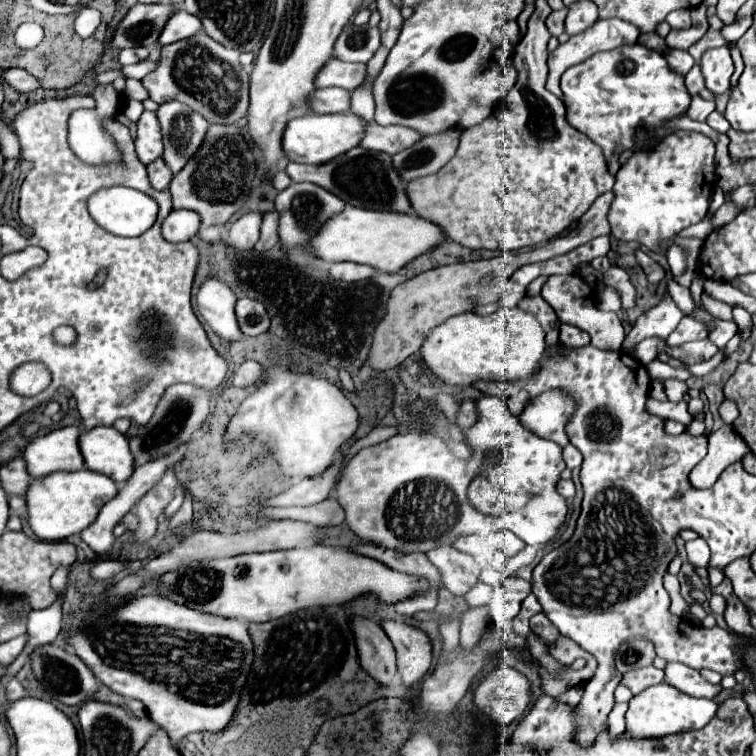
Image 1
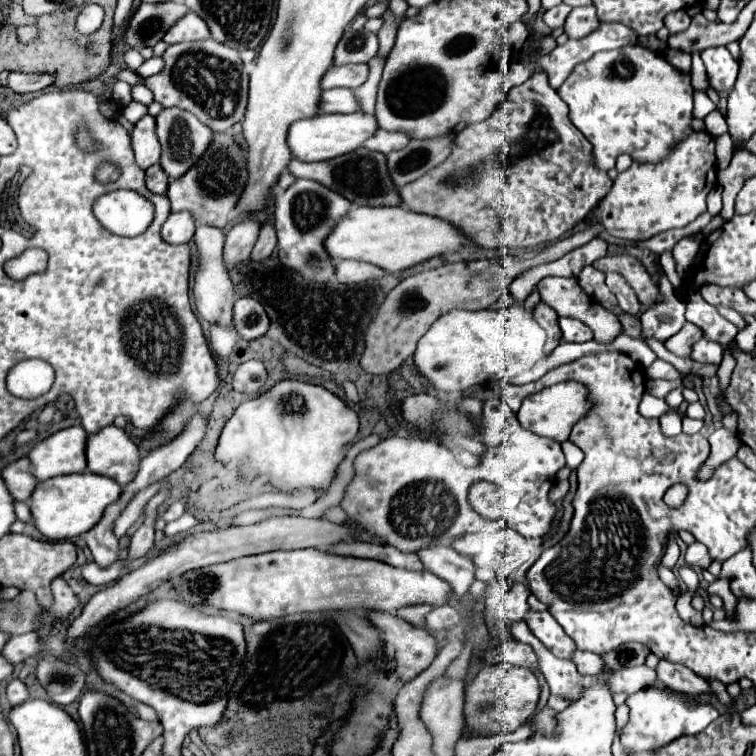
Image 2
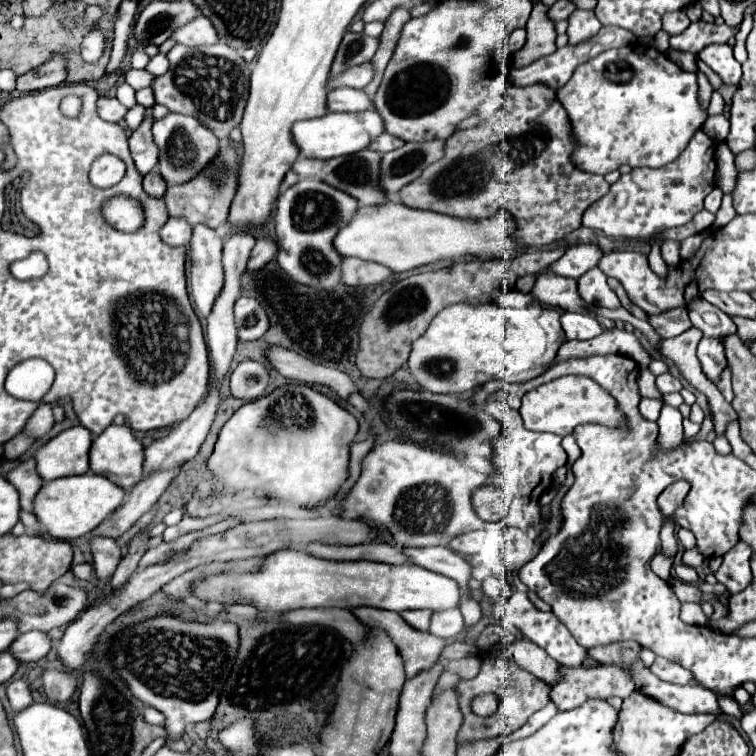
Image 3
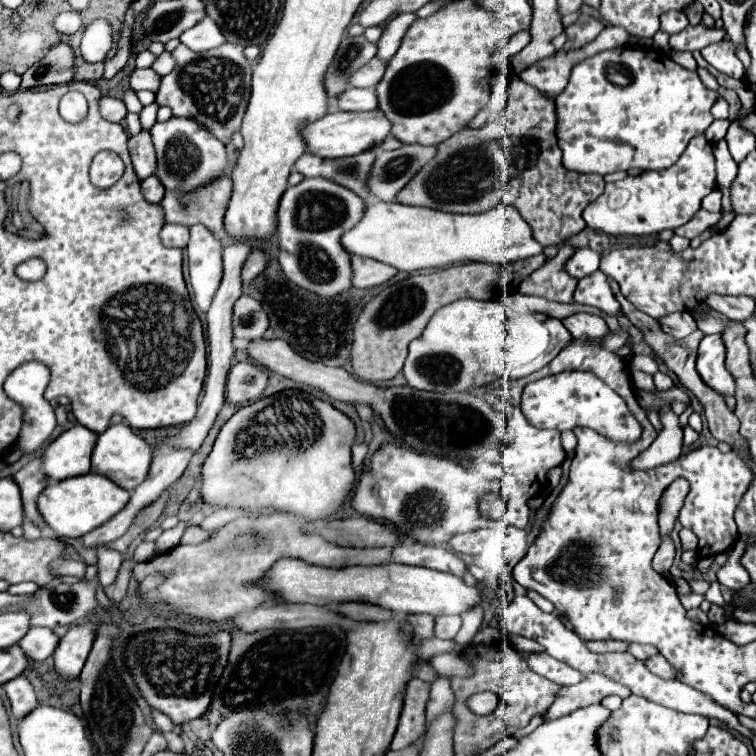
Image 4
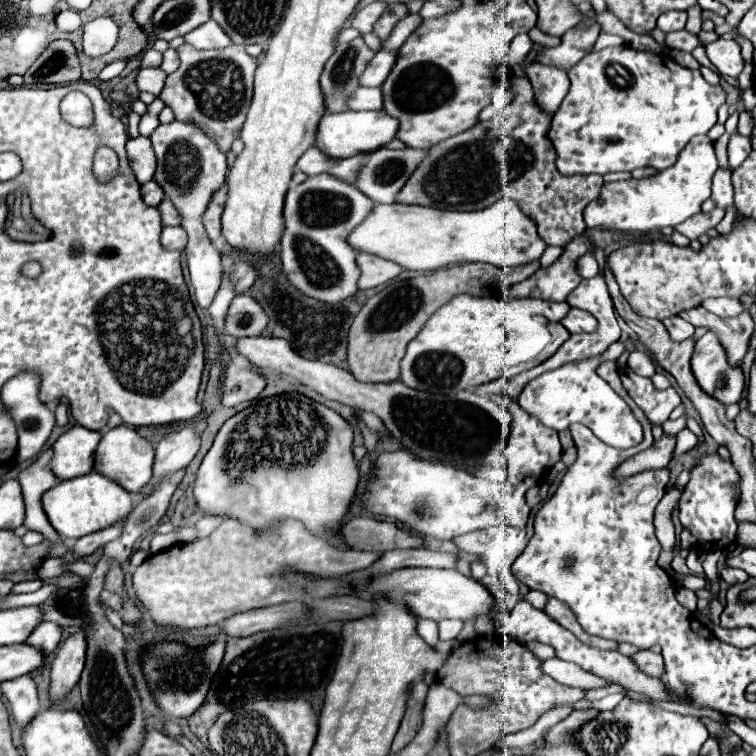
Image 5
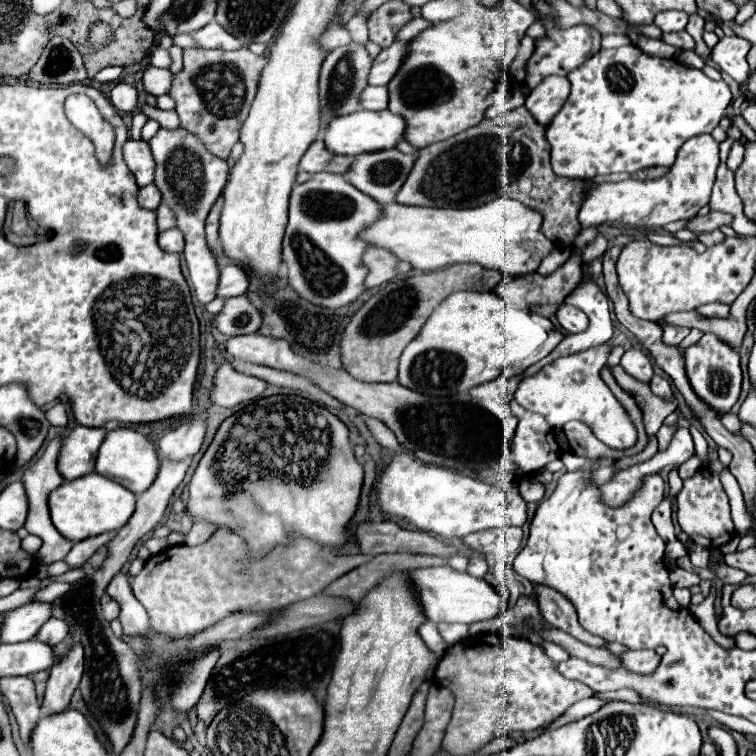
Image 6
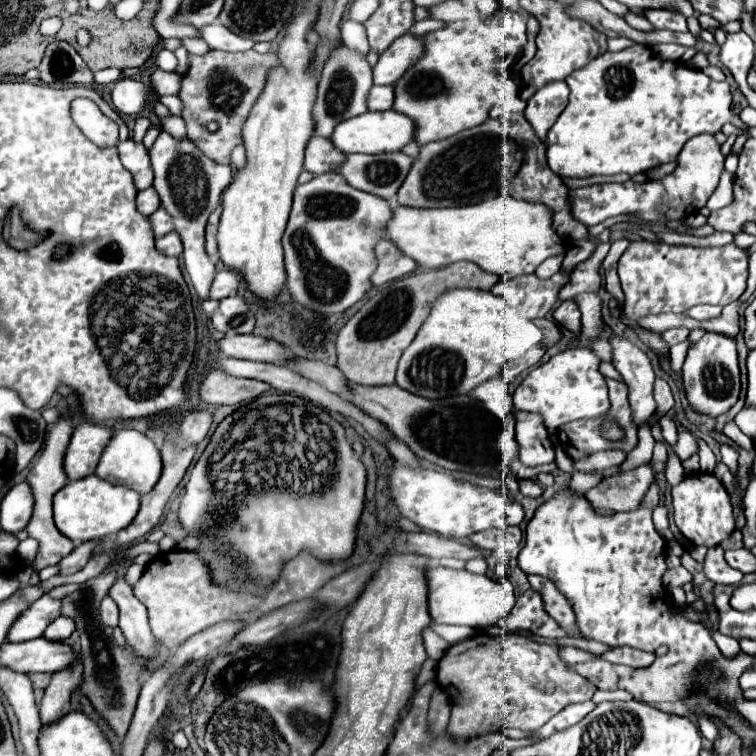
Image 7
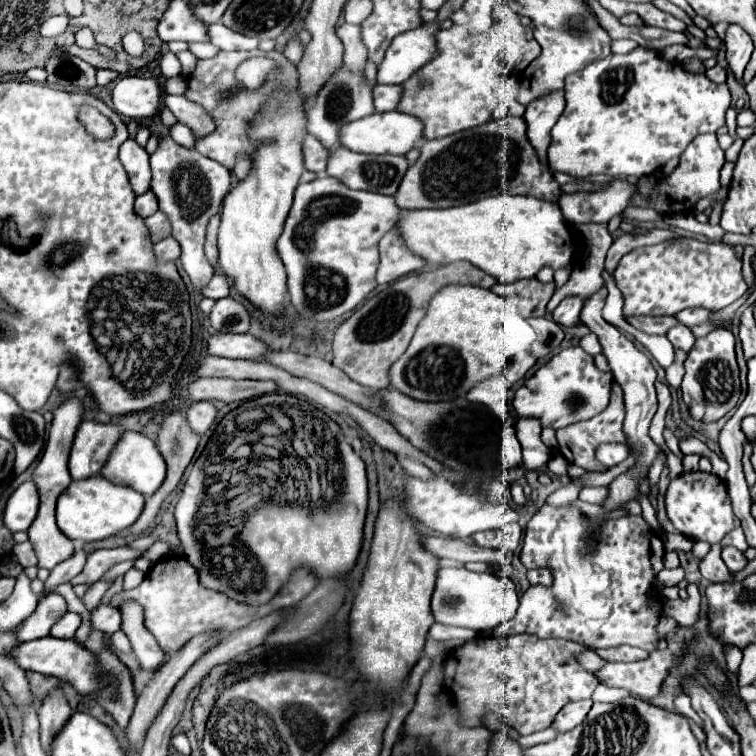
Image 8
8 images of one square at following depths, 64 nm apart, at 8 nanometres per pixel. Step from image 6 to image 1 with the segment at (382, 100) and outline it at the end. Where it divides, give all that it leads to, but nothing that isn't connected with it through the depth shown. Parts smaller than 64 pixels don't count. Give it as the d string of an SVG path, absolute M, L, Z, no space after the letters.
M322 88L310 96L308 106L316 114L350 112L350 92L344 88Z

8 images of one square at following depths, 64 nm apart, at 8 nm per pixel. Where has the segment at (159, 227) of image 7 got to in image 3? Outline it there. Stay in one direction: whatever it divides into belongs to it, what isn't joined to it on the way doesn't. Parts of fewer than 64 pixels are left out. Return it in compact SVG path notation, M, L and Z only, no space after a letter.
M222 142L222 152L210 168L206 168L200 176L196 176L188 184L168 186L168 190L164 194L168 216L170 218L184 218L192 226L206 224L212 230L222 228L228 222L228 210L230 210L236 188L238 188L238 154L234 148L228 146L228 142Z

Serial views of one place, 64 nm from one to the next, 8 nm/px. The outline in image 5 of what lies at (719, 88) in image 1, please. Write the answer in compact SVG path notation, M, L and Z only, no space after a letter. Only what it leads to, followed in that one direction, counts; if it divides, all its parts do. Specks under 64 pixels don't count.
M722 36L716 42L706 46L706 54L710 62L718 68L720 74L738 78L740 72L744 70L744 58L740 54L740 44L734 38Z

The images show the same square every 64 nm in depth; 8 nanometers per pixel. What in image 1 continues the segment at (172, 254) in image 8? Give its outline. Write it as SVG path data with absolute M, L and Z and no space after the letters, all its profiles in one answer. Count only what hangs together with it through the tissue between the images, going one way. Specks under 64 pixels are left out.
M172 210L162 224L162 236L168 242L188 242L198 234L200 216L190 210Z

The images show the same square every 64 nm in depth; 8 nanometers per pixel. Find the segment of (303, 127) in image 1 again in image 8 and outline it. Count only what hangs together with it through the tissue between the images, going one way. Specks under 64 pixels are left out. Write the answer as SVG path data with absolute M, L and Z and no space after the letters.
M392 110L392 112L382 112L382 114L372 114L362 120L346 124L342 128L342 144L354 152L364 152L364 154L406 154L412 150L422 138L424 138L424 124L410 114Z

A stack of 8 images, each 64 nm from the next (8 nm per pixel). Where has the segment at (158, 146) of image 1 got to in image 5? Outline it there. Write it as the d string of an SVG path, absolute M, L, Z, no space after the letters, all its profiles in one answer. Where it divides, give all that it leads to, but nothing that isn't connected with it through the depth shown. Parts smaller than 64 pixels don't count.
M130 138L126 144L126 152L128 152L128 160L130 160L130 168L136 176L136 180L140 184L150 182L154 178L154 170L156 170L156 156L152 150L152 144L148 138Z

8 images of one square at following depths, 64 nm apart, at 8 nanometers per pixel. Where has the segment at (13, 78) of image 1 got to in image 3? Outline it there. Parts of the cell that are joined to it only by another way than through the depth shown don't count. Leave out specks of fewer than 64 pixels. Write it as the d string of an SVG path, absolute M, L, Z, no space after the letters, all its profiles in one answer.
M54 54L48 62L40 64L38 70L32 70L32 72L18 76L16 90L20 90L20 92L42 90L42 88L58 86L64 80L66 80L66 56Z

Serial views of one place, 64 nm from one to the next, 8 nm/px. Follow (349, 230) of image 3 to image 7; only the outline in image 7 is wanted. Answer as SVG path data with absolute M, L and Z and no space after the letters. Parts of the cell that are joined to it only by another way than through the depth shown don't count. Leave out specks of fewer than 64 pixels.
M508 194L484 200L480 204L462 208L406 208L394 206L394 216L384 232L384 238L394 240L406 256L412 256L424 268L442 268L458 260L468 260L478 264L486 272L502 276L502 280L512 280L522 274L534 274L534 270L552 256L564 256L568 250L566 240L552 228L552 210L540 202L516 200Z

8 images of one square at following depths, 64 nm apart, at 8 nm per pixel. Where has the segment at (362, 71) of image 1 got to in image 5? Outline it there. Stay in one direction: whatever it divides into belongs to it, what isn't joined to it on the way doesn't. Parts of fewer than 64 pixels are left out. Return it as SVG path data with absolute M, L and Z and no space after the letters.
M380 50L372 62L368 64L366 72L362 74L362 86L382 86L384 80L388 78L390 70L394 68L398 52L396 50Z

